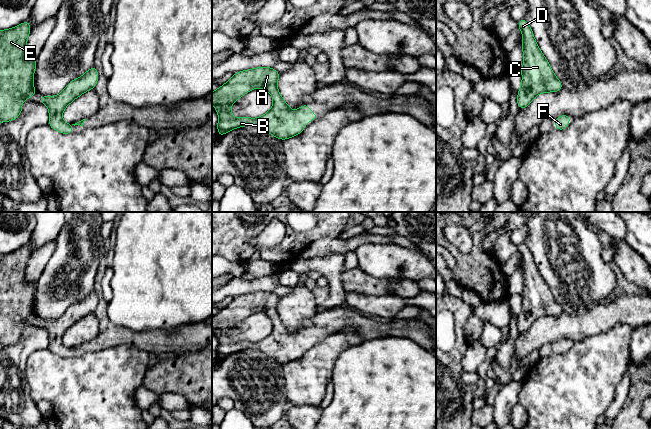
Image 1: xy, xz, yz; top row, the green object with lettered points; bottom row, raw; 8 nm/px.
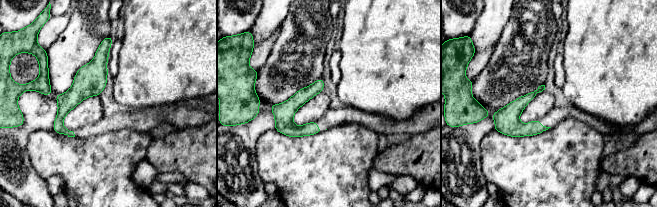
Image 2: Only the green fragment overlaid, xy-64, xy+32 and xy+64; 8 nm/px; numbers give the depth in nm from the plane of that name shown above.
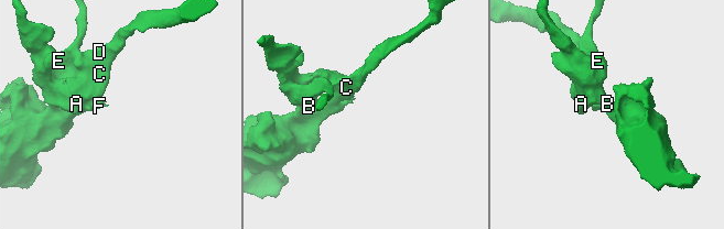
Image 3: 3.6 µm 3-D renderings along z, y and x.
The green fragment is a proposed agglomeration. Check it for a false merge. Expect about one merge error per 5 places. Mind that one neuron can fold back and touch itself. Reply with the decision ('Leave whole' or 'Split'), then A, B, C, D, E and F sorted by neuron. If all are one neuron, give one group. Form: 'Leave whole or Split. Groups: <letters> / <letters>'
Leave whole. Groups: A B C D E F

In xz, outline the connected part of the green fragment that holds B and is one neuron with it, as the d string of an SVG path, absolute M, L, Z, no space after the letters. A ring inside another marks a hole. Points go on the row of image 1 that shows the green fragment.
M258 67L240 71L220 88L212 92L212 104L218 113L218 137L243 126L259 126L281 140L300 134L309 121L318 119L308 104L291 110L277 87L280 73L271 67ZM265 88L273 97L273 107L258 118L235 118L230 111L232 104L247 92Z

